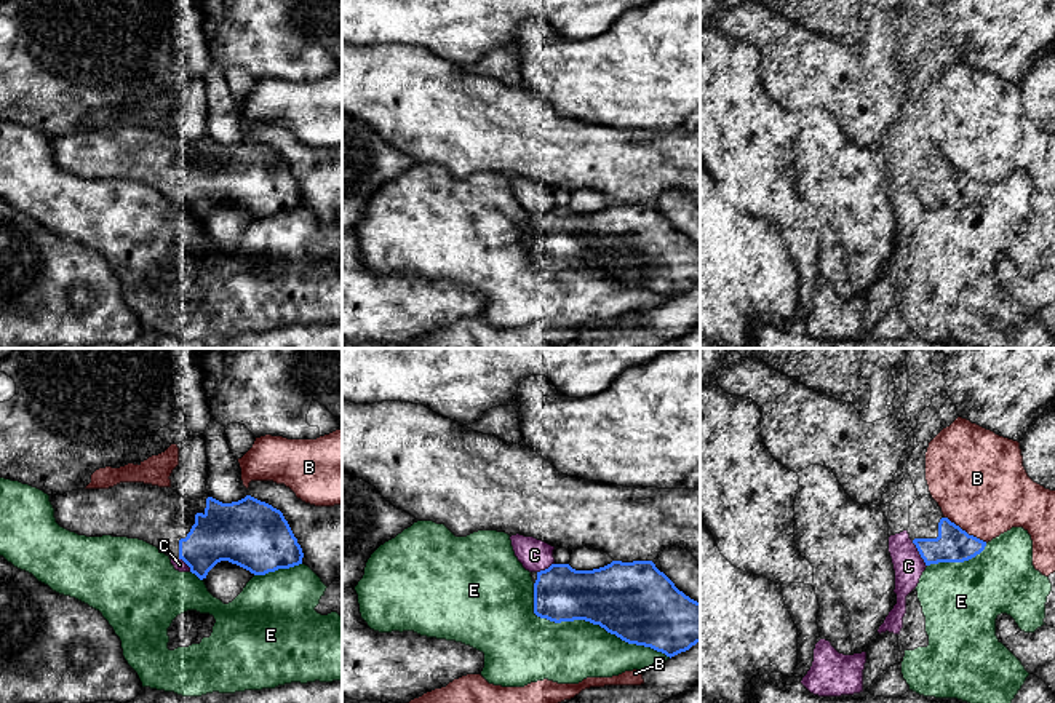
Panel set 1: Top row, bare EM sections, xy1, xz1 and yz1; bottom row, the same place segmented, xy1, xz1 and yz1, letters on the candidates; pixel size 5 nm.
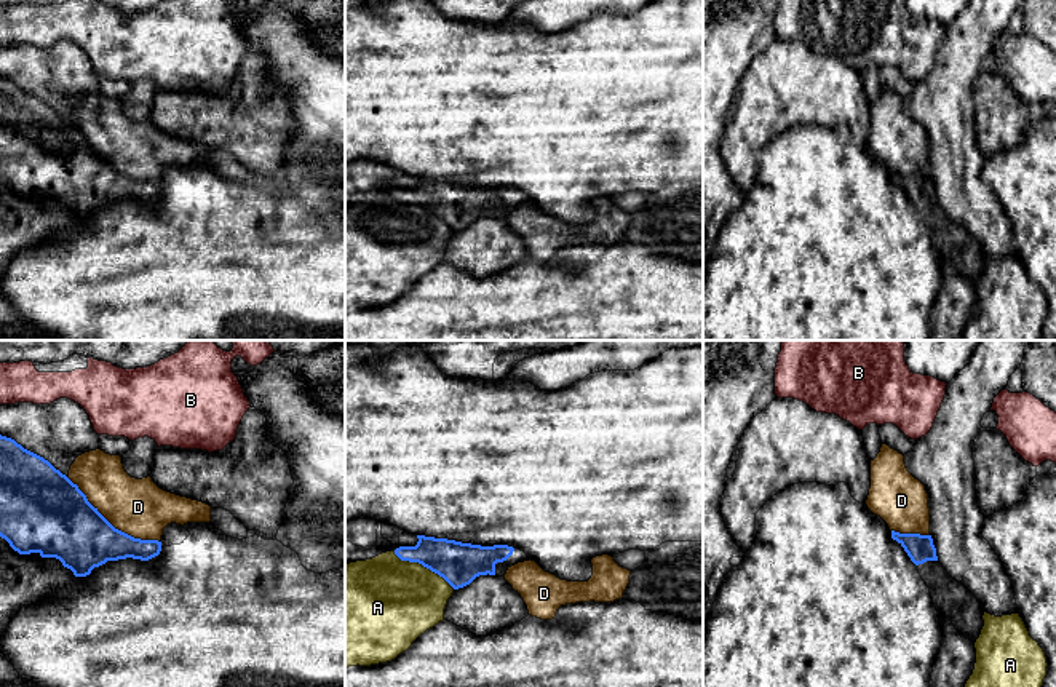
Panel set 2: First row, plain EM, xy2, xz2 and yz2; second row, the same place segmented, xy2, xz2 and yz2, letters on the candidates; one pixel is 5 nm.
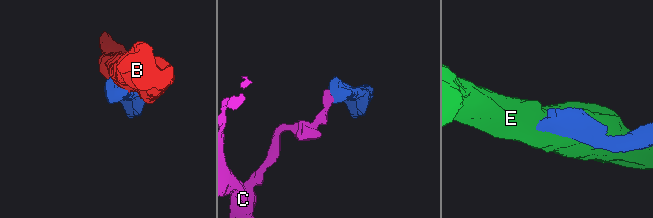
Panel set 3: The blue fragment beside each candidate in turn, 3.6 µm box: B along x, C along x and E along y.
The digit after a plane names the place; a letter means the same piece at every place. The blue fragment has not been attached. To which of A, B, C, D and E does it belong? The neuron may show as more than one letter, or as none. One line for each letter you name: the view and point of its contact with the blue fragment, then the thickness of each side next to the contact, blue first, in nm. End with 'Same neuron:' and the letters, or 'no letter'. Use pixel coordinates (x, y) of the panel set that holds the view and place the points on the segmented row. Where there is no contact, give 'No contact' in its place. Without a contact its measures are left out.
Same neuron: no letter

